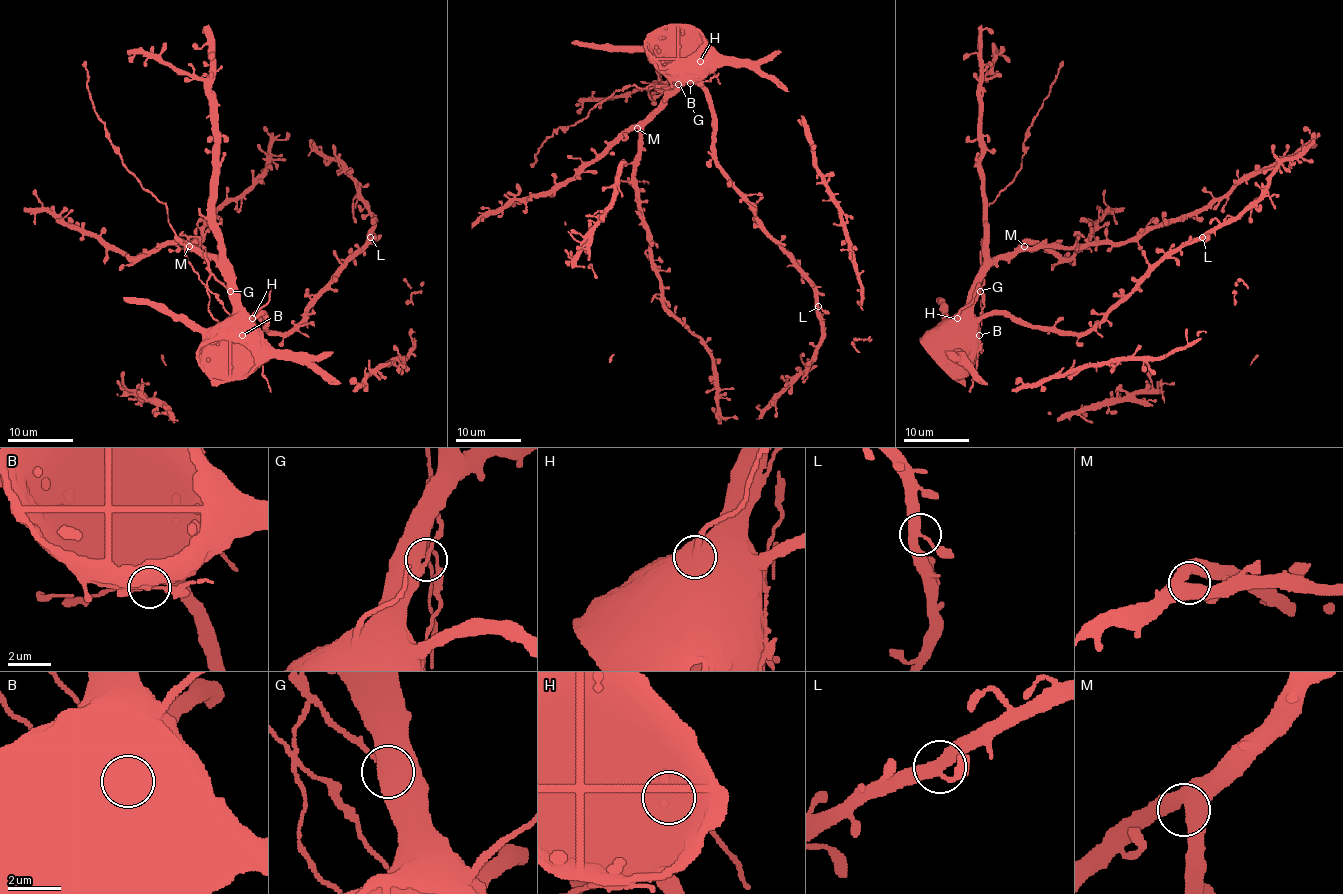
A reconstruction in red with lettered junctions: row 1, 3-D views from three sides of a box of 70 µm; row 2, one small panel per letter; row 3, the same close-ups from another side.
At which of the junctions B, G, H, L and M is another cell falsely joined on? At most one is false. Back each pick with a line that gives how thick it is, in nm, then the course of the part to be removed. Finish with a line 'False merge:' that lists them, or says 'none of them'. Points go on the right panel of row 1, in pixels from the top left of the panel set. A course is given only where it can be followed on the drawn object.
G: calibre 440 nm; course (980, 292), (983, 275), (978, 280), (982, 325)
False merge: G

